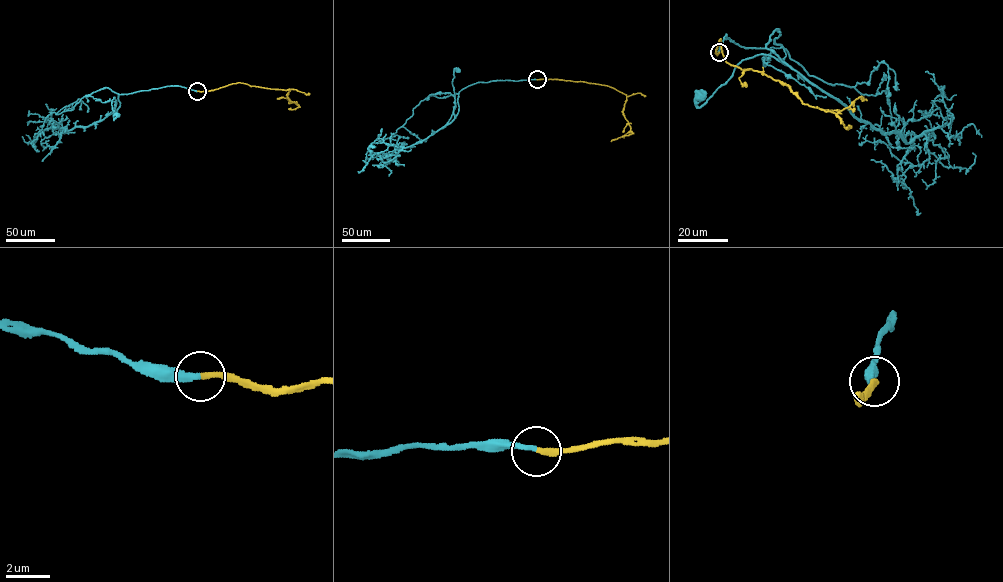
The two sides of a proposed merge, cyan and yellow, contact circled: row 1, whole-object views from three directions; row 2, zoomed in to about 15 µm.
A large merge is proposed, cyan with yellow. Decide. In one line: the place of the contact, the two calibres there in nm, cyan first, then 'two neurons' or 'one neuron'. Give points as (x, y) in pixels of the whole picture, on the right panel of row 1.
place (719, 52); calibres 240 and 280 nm; one neuron

